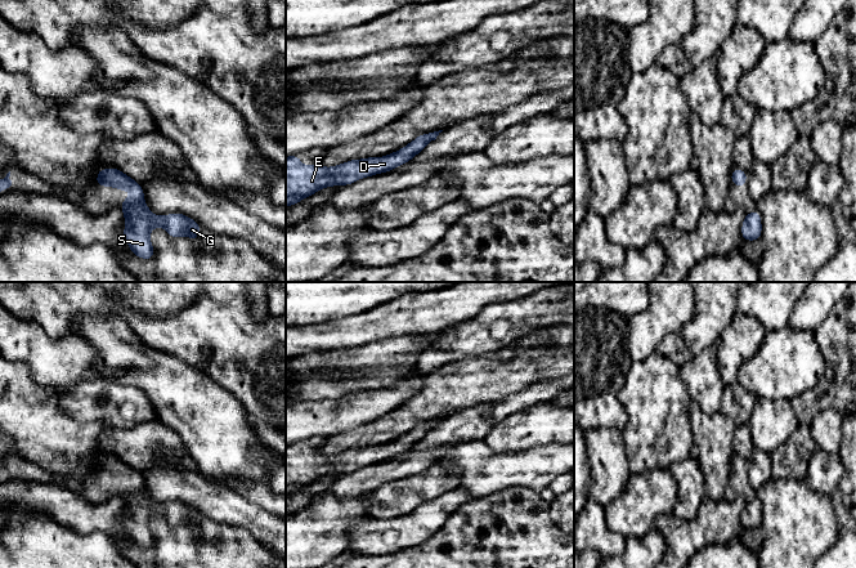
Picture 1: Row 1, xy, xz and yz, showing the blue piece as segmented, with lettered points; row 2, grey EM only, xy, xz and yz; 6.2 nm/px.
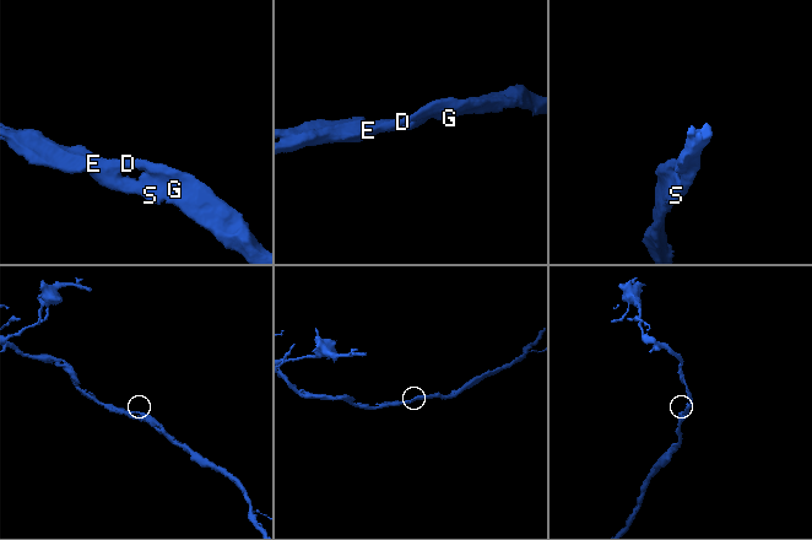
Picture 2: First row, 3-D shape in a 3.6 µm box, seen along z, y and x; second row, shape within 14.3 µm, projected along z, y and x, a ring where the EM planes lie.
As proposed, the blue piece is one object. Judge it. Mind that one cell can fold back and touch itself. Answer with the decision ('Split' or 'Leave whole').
Leave whole

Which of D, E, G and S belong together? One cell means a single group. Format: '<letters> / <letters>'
D E G S

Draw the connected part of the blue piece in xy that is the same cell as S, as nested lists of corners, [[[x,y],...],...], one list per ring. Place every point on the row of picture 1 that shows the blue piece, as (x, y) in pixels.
[[[116,167],[98,170],[95,184],[100,187],[115,187],[120,191],[133,189],[134,194],[127,196],[120,205],[125,214],[124,237],[129,249],[140,259],[152,260],[154,249],[149,241],[151,231],[160,225],[166,229],[171,238],[192,237],[200,240],[201,225],[196,220],[174,213],[163,216],[157,216],[151,213],[144,202],[144,192],[140,183],[125,175]]]

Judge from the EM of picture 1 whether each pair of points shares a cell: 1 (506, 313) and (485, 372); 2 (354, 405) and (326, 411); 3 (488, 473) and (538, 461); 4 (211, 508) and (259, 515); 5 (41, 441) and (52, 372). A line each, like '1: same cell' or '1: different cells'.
1: different cells
2: same cell
3: same cell
4: same cell
5: different cells

